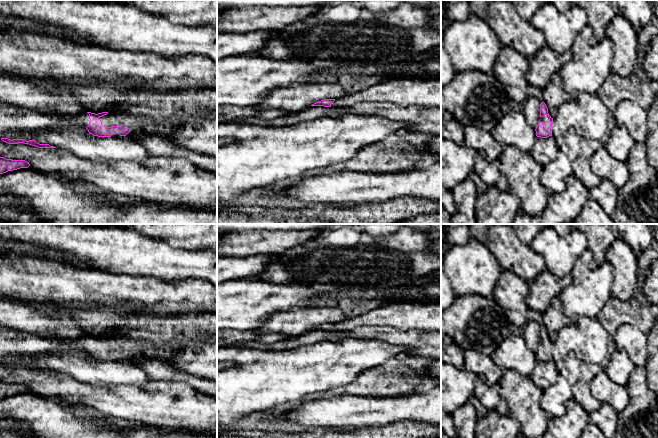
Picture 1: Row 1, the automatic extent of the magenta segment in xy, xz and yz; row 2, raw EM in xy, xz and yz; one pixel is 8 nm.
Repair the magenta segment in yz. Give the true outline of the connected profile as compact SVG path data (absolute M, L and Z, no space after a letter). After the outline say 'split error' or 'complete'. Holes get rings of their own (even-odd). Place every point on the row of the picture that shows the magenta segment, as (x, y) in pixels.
M544 102L540 105L540 121L535 129L536 136L547 138L552 136L553 118L548 113L548 108Z; split error

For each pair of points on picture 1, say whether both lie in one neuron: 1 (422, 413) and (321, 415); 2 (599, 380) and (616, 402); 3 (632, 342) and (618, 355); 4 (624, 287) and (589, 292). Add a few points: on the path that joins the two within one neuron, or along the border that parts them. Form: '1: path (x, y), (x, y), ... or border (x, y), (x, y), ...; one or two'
1: path (397, 412), (346, 414); one
2: path (602, 385), (614, 397); one
3: border (617, 348), (623, 349), (636, 366); two
4: border (613, 266), (611, 296); two

